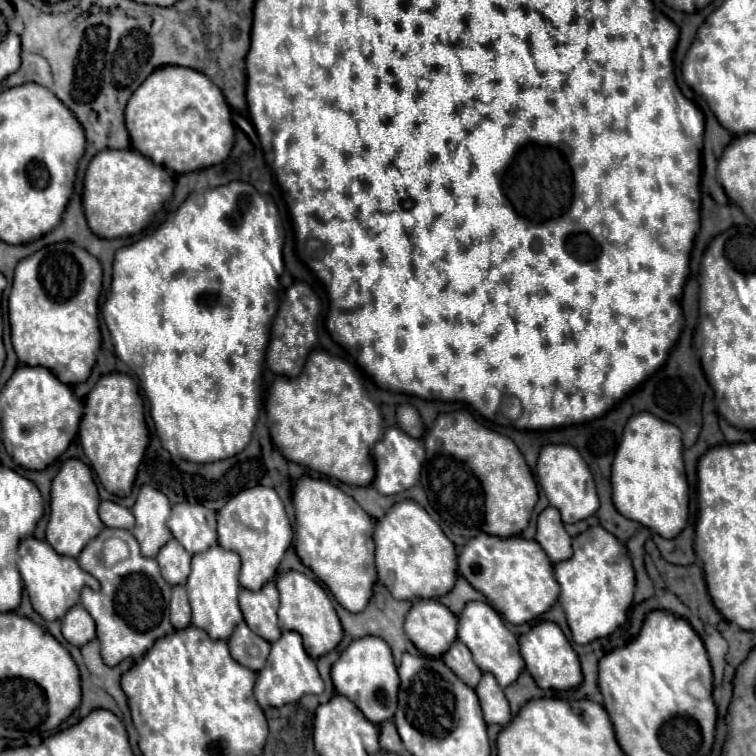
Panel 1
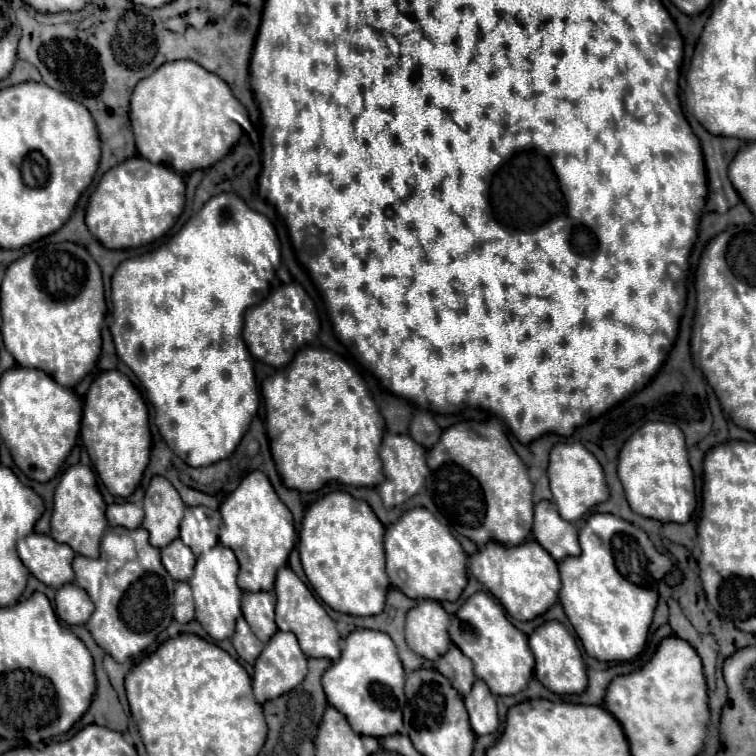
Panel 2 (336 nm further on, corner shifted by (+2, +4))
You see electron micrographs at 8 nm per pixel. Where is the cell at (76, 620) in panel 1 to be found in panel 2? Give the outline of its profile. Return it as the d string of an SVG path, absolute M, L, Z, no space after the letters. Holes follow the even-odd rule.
M75 583L63 585L57 591L55 607L57 607L59 619L63 619L67 625L83 625L95 609L87 591L83 591ZM71 587L75 587L75 589L71 589Z

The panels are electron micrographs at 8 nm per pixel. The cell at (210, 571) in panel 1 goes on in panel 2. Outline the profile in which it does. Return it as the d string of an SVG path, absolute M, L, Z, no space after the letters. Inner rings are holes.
M215 545L211 551L203 551L195 556L195 573L189 579L197 609L195 619L215 641L229 639L235 631L237 617L241 617L241 589L237 587L237 571L239 571L237 557L231 549L223 545Z

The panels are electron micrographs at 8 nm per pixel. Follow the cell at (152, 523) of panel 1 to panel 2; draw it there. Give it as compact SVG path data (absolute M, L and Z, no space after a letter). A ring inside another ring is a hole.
M165 477L151 479L143 499L143 509L143 527L149 531L149 541L153 547L161 549L179 537L179 523L183 519L185 503Z

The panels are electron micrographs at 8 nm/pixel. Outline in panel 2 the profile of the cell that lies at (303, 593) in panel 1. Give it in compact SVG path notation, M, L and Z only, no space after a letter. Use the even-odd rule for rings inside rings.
M281 567L277 581L275 581L275 595L277 595L277 607L275 607L275 623L281 631L293 631L301 651L307 657L325 657L325 659L339 659L339 633L335 627L335 621L327 615L323 605L313 597L309 587L291 571L291 567Z

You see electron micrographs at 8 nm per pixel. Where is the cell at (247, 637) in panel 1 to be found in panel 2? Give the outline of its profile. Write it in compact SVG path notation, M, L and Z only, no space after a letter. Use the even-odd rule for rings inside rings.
M243 617L237 619L237 629L235 629L235 635L231 641L233 641L237 655L251 665L257 661L257 657L263 651L263 643L255 637L255 633L251 631L251 627L247 625L247 621Z

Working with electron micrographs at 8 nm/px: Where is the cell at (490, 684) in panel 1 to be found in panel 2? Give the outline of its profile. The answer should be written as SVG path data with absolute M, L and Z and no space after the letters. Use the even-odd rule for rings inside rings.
M477 679L471 693L465 695L463 699L465 699L467 713L469 713L471 729L477 735L495 733L499 727L499 719L497 719L497 705L489 687L481 679Z

